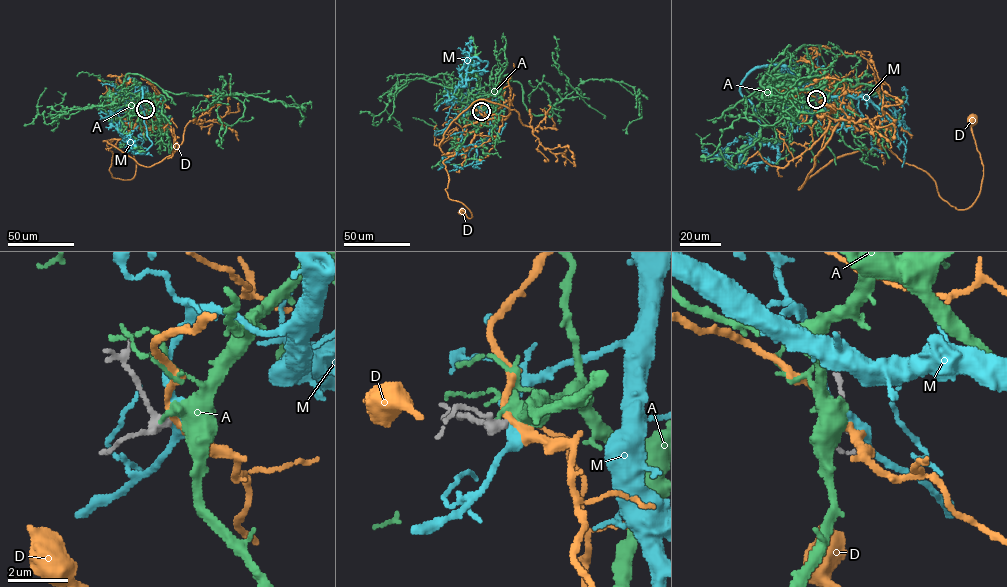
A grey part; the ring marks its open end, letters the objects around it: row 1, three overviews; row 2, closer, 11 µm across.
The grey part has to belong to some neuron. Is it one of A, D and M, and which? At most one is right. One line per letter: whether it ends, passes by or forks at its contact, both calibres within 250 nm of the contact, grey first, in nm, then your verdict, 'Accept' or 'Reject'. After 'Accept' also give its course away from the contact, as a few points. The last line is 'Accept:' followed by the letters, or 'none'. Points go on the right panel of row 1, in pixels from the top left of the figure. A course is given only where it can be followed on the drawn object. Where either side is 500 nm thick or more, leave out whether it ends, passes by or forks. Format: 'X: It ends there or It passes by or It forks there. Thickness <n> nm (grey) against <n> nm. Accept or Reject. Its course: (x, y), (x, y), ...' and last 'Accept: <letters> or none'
A: It ends there. Thickness 280 nm (grey) against 220 nm. Reject
D: It passes by. Thickness 280 nm (grey) against 240 nm. Reject
M: It passes by. Thickness 280 nm (grey) against 360 nm. Reject
Accept: none

